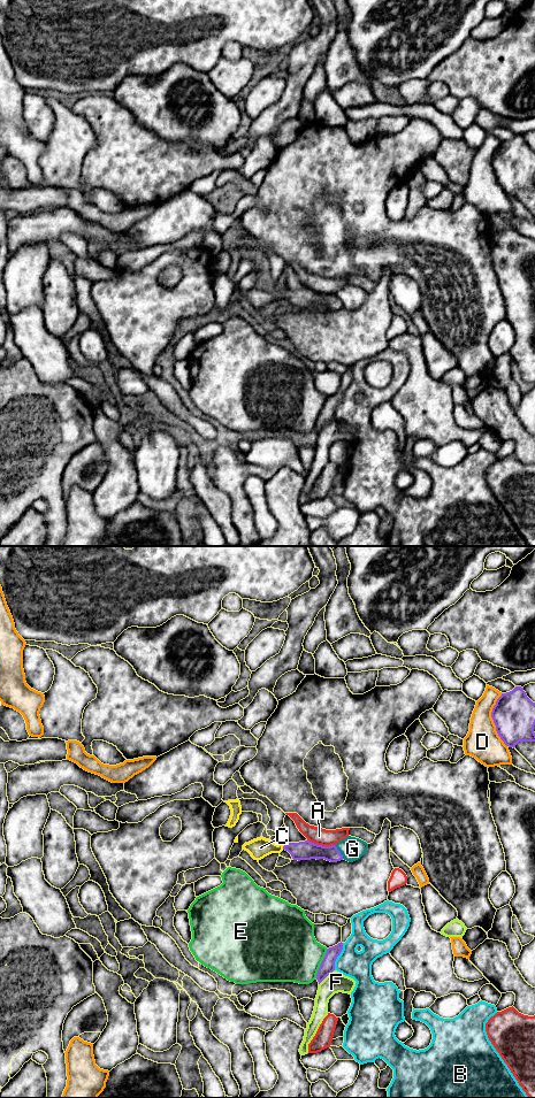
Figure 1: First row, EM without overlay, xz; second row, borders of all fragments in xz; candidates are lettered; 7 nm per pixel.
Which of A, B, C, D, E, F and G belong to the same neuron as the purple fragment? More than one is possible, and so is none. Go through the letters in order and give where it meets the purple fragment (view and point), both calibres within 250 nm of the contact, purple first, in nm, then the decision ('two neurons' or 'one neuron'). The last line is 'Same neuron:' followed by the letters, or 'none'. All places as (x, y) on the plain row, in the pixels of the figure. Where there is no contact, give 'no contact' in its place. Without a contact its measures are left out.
A: meets purple in xz at (321, 293); 130 nm thick on the purple side, 120 nm on the other; two neurons
B: meets purple in xz at (337, 404); 100 nm thick on the purple side, 190 nm on the other; two neurons
C: meets purple in xz at (284, 293); 130 nm thick on the purple side, 140 nm on the other; one neuron
D: meets purple in xz at (493, 167); 300 nm thick on the purple side, 240 nm on the other; two neurons
E: meets purple in xz at (321, 412); 100 nm thick on the purple side, 420 nm on the other; two neurons
F: meets purple in xz at (326, 424); 100 nm thick on the purple side, 150 nm on the other; two neurons
G: meets purple in xz at (339, 300); 130 nm thick on the purple side, 160 nm on the other; two neurons
Same neuron: C

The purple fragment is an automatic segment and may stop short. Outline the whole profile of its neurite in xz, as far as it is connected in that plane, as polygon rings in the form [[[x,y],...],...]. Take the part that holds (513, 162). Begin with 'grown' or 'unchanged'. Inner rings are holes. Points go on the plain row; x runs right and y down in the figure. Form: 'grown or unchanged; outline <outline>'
unchanged; outline [[[515,135],[512,139],[502,141],[492,156],[491,166],[506,194],[514,197],[519,190],[535,190],[535,151],[527,145],[523,136]]]

